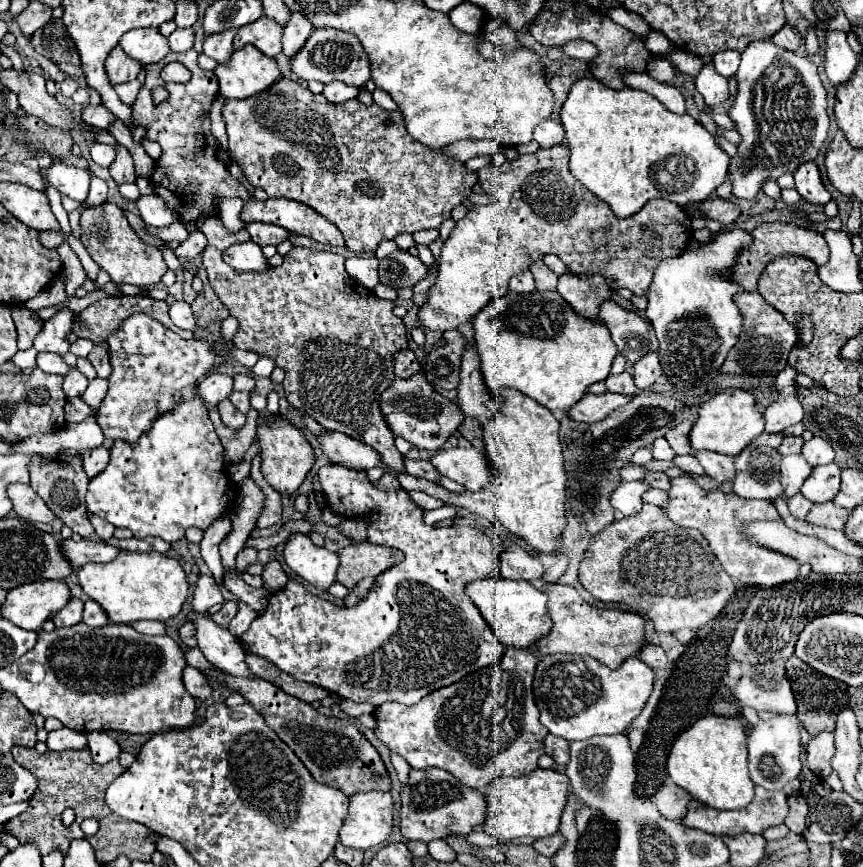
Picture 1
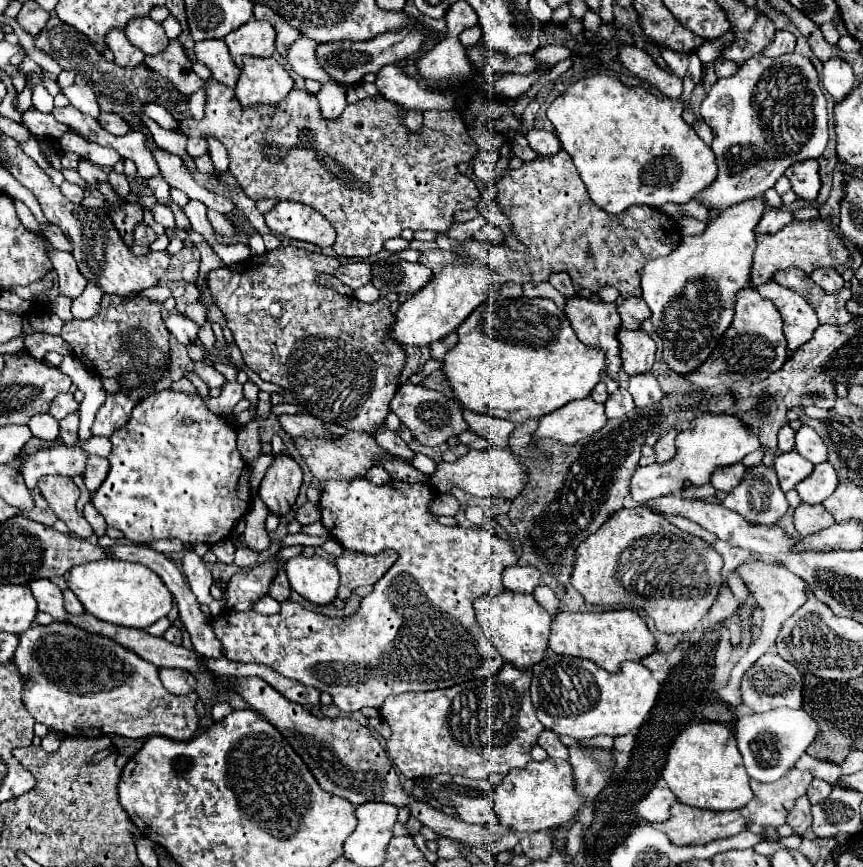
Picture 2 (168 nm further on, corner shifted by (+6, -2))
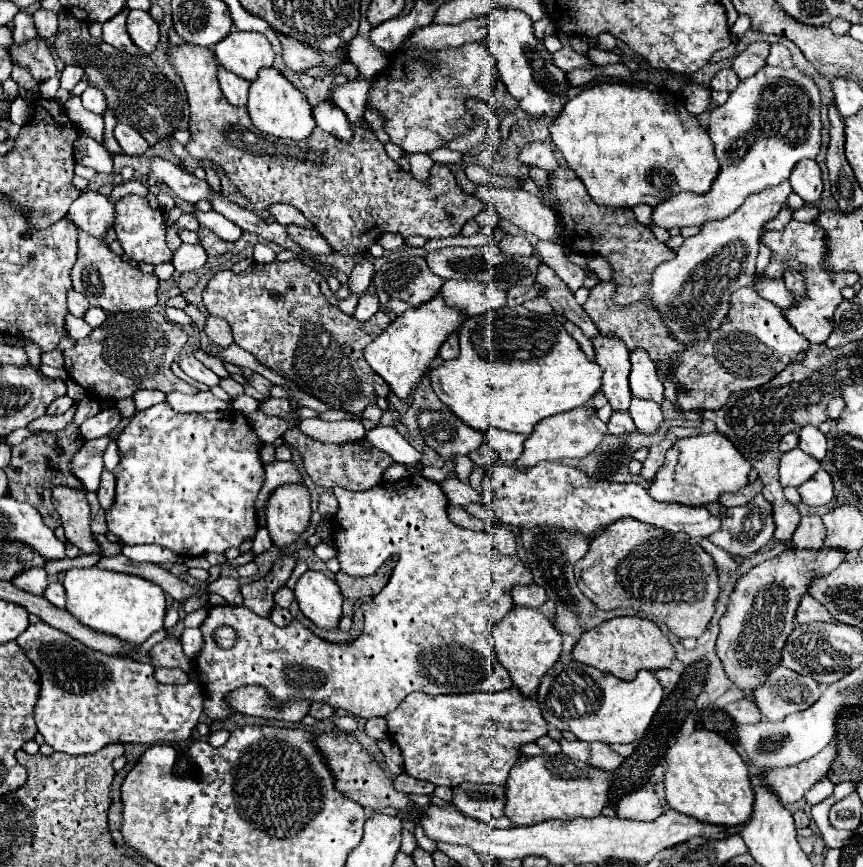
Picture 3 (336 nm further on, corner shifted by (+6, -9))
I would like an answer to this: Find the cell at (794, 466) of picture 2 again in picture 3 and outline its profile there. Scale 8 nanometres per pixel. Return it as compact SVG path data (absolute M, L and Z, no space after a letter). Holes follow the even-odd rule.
M793 448L781 456L781 470L779 478L781 484L787 486L801 486L807 482L817 470L821 468L819 460L813 460L813 456L801 452L801 448Z

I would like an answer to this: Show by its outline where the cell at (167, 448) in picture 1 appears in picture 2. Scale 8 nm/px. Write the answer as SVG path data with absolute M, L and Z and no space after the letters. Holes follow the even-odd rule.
M163 389L163 391L157 391L157 393L149 395L147 399L139 401L135 405L129 423L123 429L117 429L109 439L113 443L113 451L109 455L111 469L109 469L105 481L101 483L101 487L91 495L91 503L105 517L105 521L107 521L109 527L115 527L115 529L123 531L129 541L133 541L133 543L151 543L155 539L181 539L185 543L207 543L207 545L213 545L213 543L219 543L219 541L227 539L229 533L231 533L231 529L235 527L237 519L241 519L249 511L249 503L251 503L251 493L249 493L249 467L241 459L241 455L237 451L237 431L223 417L213 415L207 409L205 401L197 393L195 395L189 395L185 391ZM187 417L193 419L195 423L185 425L185 419Z

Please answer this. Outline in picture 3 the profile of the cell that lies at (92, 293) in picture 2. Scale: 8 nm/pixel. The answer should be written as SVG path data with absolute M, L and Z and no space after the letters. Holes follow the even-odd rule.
M89 308L87 310L87 314L85 314L85 322L89 324L89 326L93 326L93 328L97 328L97 326L101 326L103 322L105 322L105 318L107 318L107 314L101 310L101 308Z

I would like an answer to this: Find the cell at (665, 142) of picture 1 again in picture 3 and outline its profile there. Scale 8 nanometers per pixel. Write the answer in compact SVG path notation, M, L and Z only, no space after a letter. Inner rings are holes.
M596 83L595 86L583 90L579 96L575 96L573 100L569 100L561 112L561 116L551 124L551 140L553 144L557 146L557 150L563 154L567 166L583 180L583 184L587 186L587 192L593 200L597 200L597 204L601 206L615 206L615 208L631 208L631 206L637 206L637 204L649 204L649 206L657 206L661 204L663 200L667 200L669 196L675 196L679 192L697 192L697 194L705 194L711 190L711 184L715 182L717 174L719 174L719 162L715 158L715 150L713 150L713 144L711 144L711 138L707 134L707 130L699 124L697 116L691 116L681 98L675 96L675 94L667 94L667 92L651 92L647 88L633 87L630 84L619 83Z

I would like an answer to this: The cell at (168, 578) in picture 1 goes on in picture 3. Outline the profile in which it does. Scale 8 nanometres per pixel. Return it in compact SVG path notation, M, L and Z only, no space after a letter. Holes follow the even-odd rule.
M71 568L63 580L67 592L65 610L83 626L99 634L109 634L131 646L143 644L153 632L163 628L165 618L165 592L161 586L137 578L133 574L119 574L111 570Z

